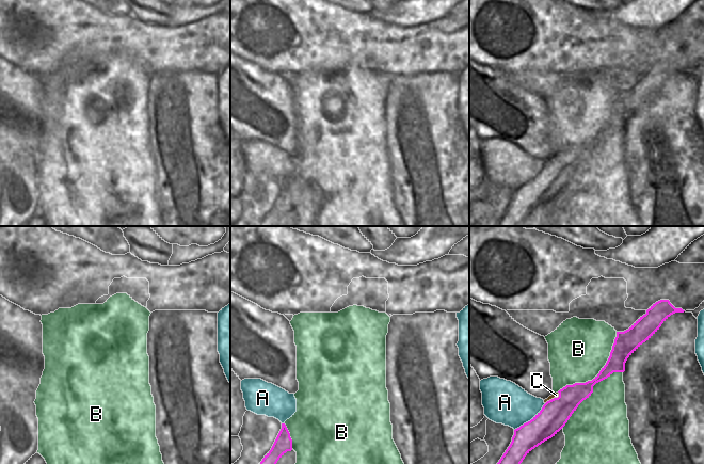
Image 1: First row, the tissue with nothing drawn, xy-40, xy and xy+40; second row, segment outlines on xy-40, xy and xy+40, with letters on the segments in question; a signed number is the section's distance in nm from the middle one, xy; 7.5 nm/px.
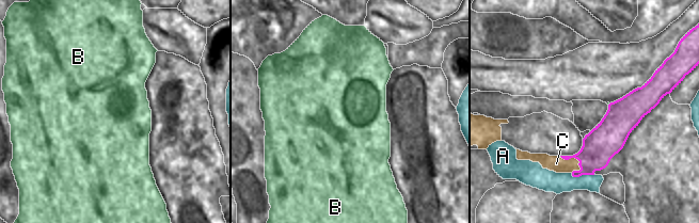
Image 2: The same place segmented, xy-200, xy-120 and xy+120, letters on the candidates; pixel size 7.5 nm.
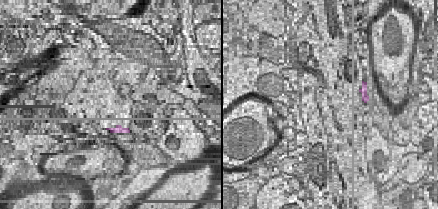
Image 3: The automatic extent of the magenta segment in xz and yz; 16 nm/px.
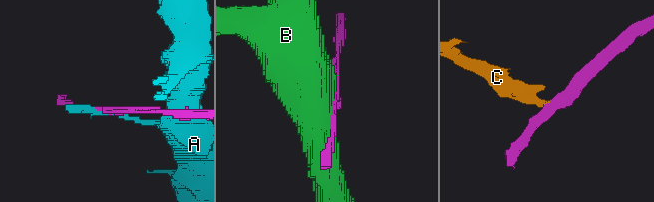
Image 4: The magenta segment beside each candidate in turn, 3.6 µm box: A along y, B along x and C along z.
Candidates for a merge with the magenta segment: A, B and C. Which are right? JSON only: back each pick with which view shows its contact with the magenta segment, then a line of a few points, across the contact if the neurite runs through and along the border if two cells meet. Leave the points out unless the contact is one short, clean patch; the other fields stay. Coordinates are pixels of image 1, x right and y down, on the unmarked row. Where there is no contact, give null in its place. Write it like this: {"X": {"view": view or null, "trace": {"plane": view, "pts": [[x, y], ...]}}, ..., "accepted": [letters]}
{"accepted": []}

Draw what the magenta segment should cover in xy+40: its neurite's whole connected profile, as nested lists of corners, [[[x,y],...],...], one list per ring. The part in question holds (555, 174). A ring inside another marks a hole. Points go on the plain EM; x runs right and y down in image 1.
[[[669,61],[653,65],[628,91],[617,93],[617,98],[606,126],[599,134],[586,144],[566,146],[559,158],[547,162],[528,183],[514,191],[512,203],[497,226],[521,226],[535,208],[555,197],[567,183],[578,166],[593,154],[593,147],[613,133],[624,133],[627,119],[649,101],[673,75],[684,74]]]

